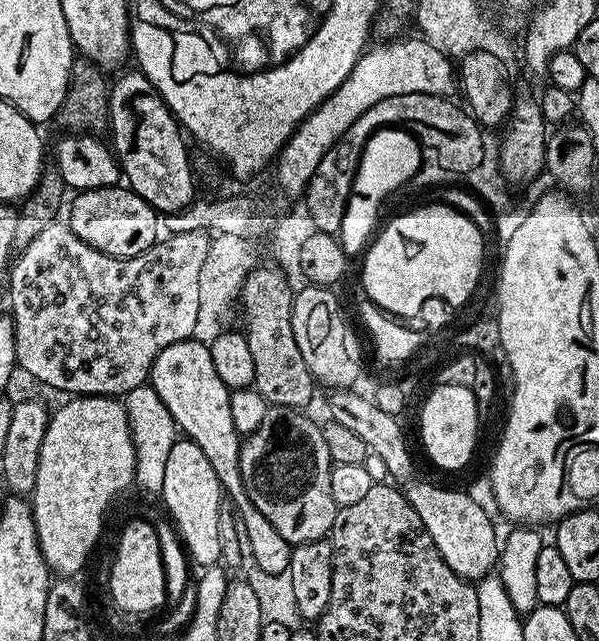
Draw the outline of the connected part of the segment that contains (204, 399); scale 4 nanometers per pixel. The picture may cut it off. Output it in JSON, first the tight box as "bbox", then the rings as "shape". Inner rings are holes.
{"bbox":[150,339,293,577],"shape":[[[190,339],[174,342],[174,346],[166,346],[166,350],[154,358],[150,387],[170,410],[177,429],[187,439],[193,440],[202,449],[202,454],[206,454],[210,466],[214,466],[214,474],[218,474],[221,489],[241,512],[242,519],[246,522],[256,568],[268,576],[283,577],[290,566],[293,545],[288,544],[286,538],[274,530],[274,526],[270,526],[266,514],[254,506],[244,490],[240,469],[242,437],[234,426],[234,414],[230,414],[232,392],[224,385],[222,378],[218,378],[218,370],[214,370],[214,358],[210,358],[208,344]]]}

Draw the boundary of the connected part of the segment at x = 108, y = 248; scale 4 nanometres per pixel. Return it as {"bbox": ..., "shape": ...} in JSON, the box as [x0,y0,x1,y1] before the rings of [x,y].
{"bbox":[66,186,158,256],"shape":[[[128,186],[95,188],[77,191],[72,200],[66,223],[72,235],[94,246],[102,254],[111,256],[137,256],[157,243],[158,213]]]}

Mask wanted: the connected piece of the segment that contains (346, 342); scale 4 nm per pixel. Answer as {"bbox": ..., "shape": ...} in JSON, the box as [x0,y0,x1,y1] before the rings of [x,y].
{"bbox":[292,286,360,390],"shape":[[[307,286],[295,293],[292,302],[294,342],[306,358],[313,381],[329,384],[332,390],[348,390],[360,376],[360,344],[340,309],[340,300],[328,286]]]}

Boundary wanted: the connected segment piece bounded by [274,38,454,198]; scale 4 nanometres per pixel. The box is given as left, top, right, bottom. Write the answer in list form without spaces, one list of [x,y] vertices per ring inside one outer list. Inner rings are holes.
[[[396,38],[391,42],[380,42],[377,48],[365,51],[350,70],[346,82],[342,86],[332,89],[330,98],[326,98],[301,122],[292,136],[280,148],[280,154],[274,161],[276,168],[276,184],[292,198],[303,197],[308,190],[308,183],[318,170],[318,162],[334,142],[370,106],[377,104],[382,98],[390,98],[394,94],[434,94],[435,96],[448,96],[454,88],[454,64],[449,57],[434,50],[428,41],[423,38],[404,40]]]

